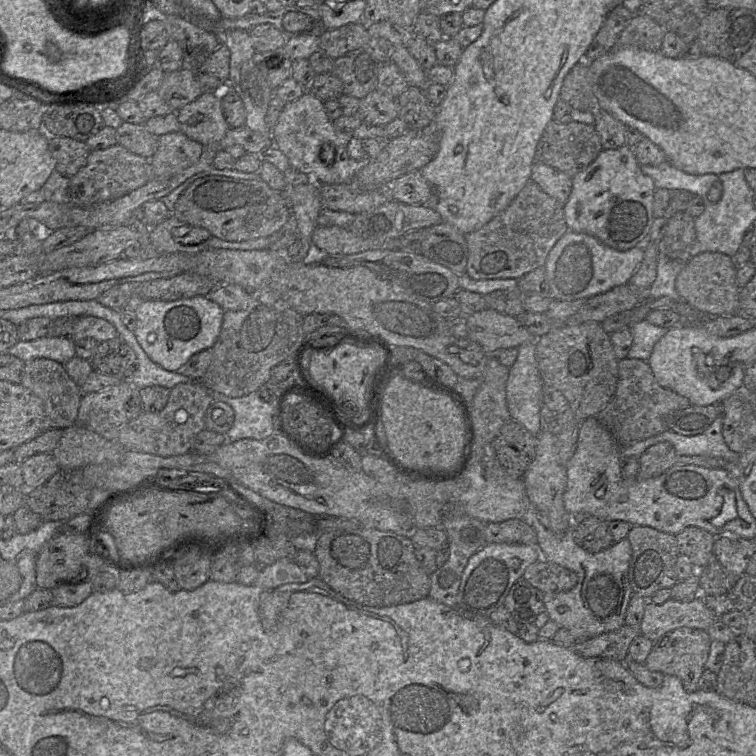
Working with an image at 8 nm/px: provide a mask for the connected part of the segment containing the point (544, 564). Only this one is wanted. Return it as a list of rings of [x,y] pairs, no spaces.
[[[545,559],[528,566],[522,578],[543,594],[568,591],[577,582],[575,573]]]

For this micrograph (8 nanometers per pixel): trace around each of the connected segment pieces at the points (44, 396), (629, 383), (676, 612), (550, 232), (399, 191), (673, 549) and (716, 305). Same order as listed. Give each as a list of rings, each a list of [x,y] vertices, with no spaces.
[[[37,358],[25,362],[25,370],[20,385],[40,398],[48,417],[48,429],[64,429],[77,423],[83,393],[64,368],[54,360]]]
[[[626,357],[618,361],[615,394],[594,417],[623,448],[664,432],[668,429],[667,416],[690,405],[692,404],[686,397],[658,384],[648,361]]]
[[[699,595],[691,601],[678,601],[672,598],[661,605],[647,601],[640,624],[640,633],[652,641],[680,627],[707,630],[717,617]]]
[[[532,180],[512,200],[508,207],[480,229],[464,234],[468,248],[465,273],[474,280],[517,279],[545,265],[556,242],[568,231],[562,203],[552,198]]]
[[[420,170],[411,171],[391,183],[392,199],[409,205],[427,205],[431,190]]]
[[[631,526],[627,539],[632,548],[629,566],[629,581],[633,592],[650,599],[663,588],[672,588],[679,580],[676,576],[676,562],[680,555],[676,535],[665,533],[648,526]]]
[[[704,252],[692,257],[676,279],[676,290],[682,300],[705,316],[731,316],[739,312],[738,266],[732,257],[719,252]]]

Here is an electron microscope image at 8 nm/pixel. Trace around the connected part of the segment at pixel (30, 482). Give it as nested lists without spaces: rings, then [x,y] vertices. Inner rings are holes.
[[[37,453],[21,463],[24,490],[38,488],[52,478],[60,467],[53,453]]]

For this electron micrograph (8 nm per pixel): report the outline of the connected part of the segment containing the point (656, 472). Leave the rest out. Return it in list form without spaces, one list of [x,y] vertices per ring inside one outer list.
[[[659,442],[648,447],[639,457],[640,470],[637,478],[657,477],[678,463],[678,454],[669,442]]]

